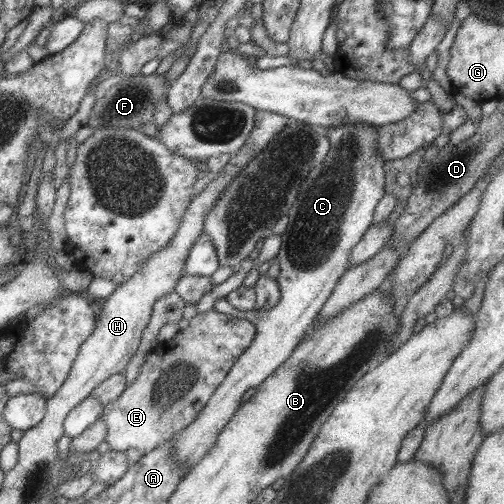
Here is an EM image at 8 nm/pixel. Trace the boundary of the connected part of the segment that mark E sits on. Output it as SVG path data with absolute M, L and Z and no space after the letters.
M209 308L190 318L187 327L179 328L168 340L157 342L155 347L145 354L137 377L126 385L125 390L114 402L102 408L100 418L107 428L104 441L109 444L110 450L125 452L131 447L145 454L153 450L157 444L174 438L179 430L185 428L197 416L211 397L211 393L223 381L235 359L249 346L255 333L254 324L248 320L235 319Z

